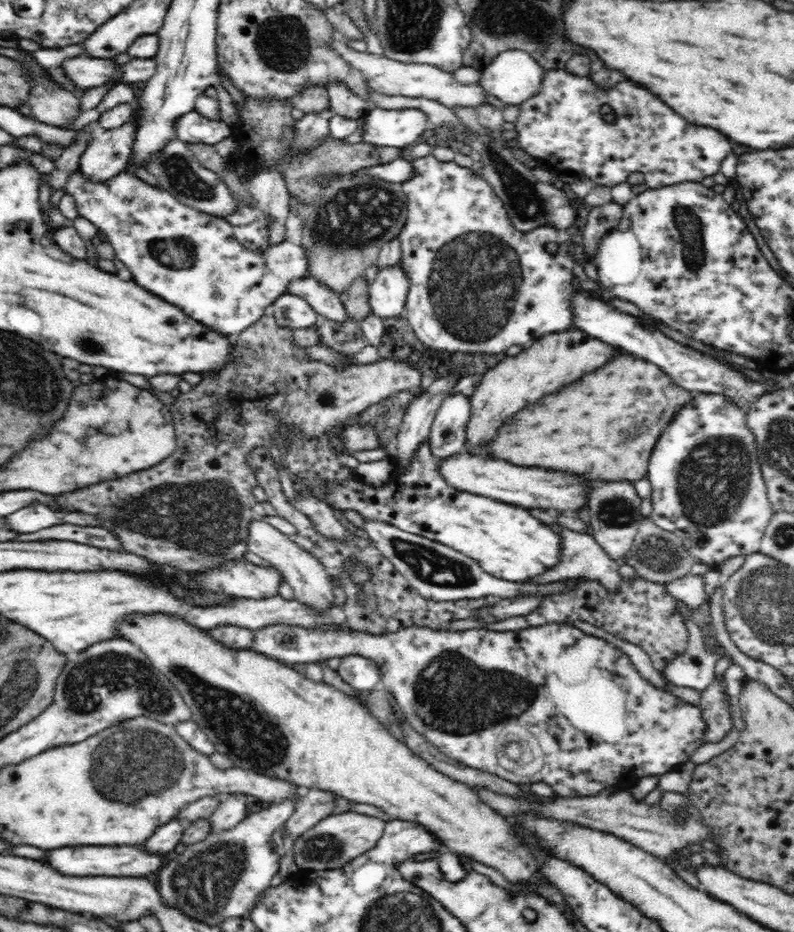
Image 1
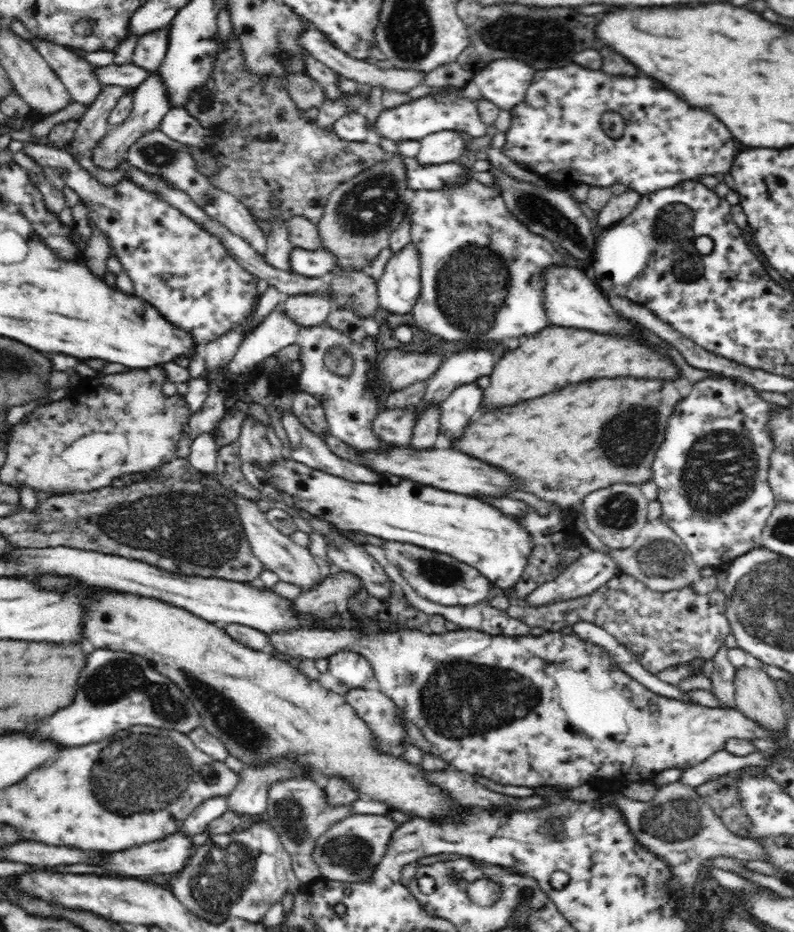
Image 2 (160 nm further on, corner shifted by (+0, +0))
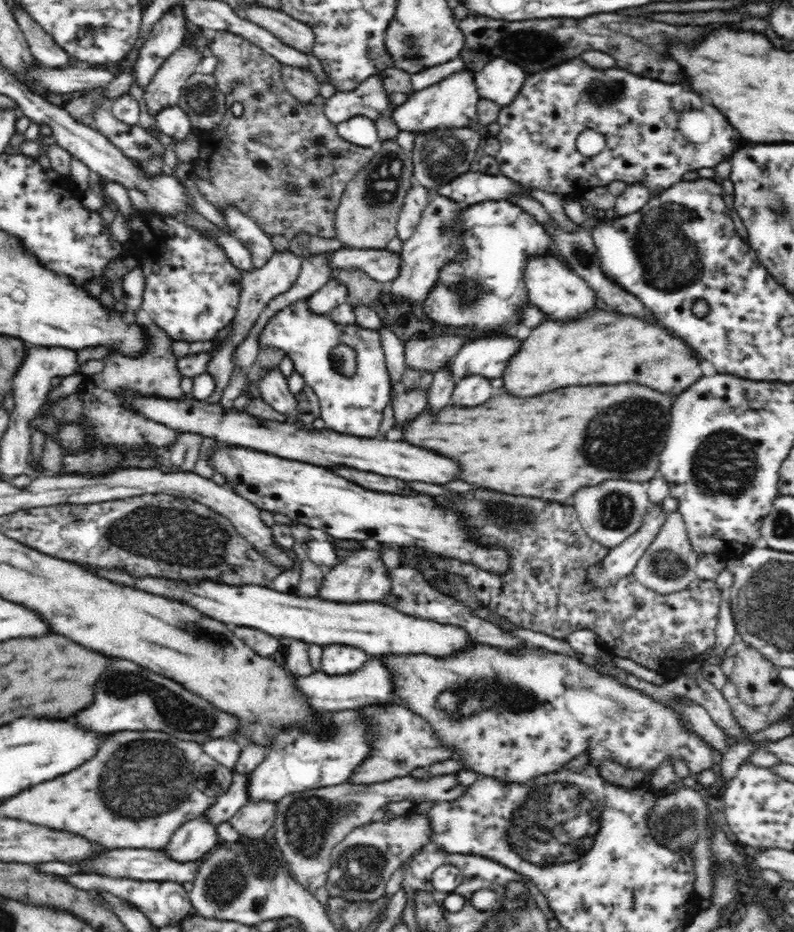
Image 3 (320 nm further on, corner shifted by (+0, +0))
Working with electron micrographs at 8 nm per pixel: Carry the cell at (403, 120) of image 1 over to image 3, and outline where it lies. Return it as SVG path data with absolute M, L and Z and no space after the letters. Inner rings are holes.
M466 70L455 72L428 88L415 91L402 104L393 109L392 119L401 131L428 132L442 128L471 128L478 130L477 120L478 102L481 97L474 84L474 72Z

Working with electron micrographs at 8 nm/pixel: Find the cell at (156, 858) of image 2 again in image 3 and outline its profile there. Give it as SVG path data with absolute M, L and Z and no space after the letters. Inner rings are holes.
M202 813L182 824L161 850L166 857L183 863L197 861L221 842L216 825Z

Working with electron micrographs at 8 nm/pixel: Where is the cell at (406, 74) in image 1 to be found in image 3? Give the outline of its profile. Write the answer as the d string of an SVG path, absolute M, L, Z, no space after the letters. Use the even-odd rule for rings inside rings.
M257 2L244 4L244 8L246 18L250 22L268 30L273 36L292 48L306 54L311 53L316 36L309 25L294 20L280 9L265 8Z

